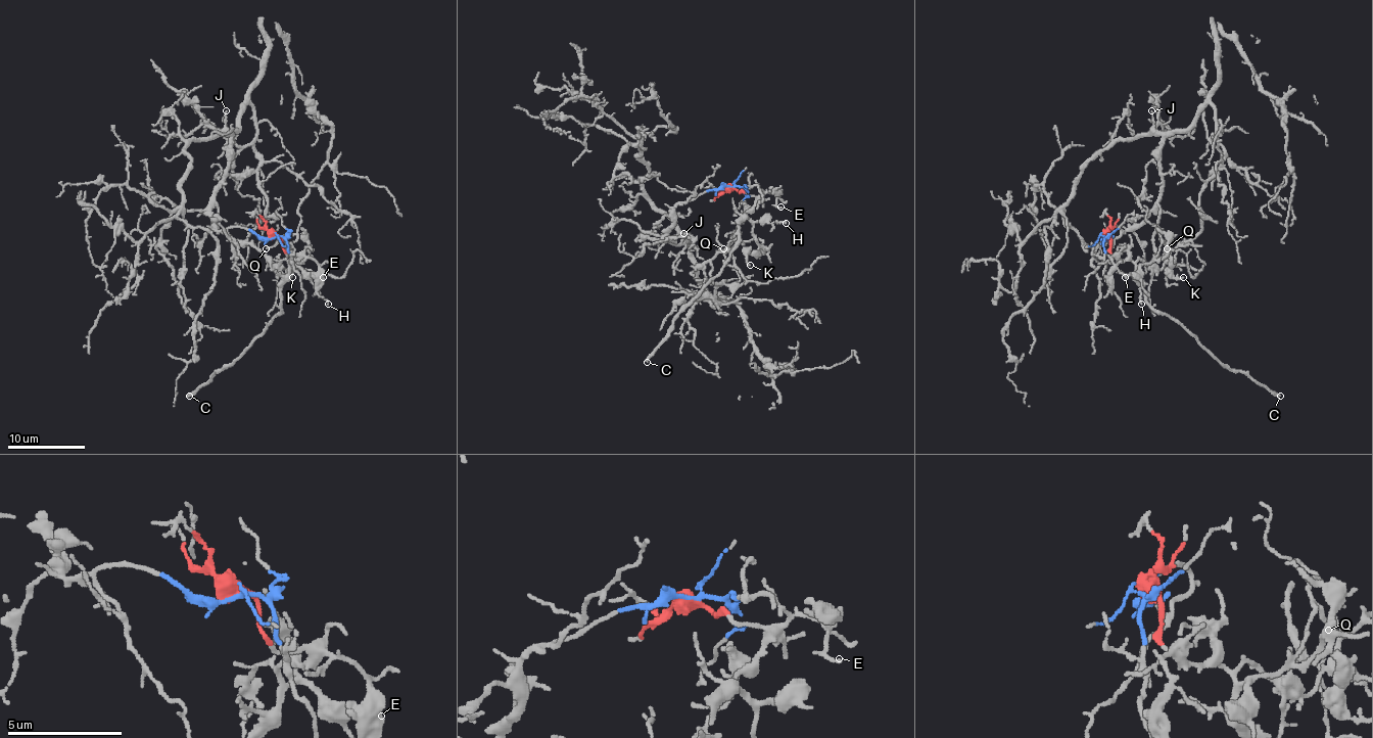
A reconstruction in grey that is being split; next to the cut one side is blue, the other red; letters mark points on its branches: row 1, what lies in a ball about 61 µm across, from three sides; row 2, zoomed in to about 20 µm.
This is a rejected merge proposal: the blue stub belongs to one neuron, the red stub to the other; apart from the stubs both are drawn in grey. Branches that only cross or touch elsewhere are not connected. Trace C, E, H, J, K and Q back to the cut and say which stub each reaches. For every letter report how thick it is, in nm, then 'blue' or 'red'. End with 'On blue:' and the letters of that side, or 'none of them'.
C: calibre 240 nm; red
E: calibre 150 nm; red
H: calibre 130 nm; red
J: calibre 100 nm; blue
K: calibre 180 nm; red
Q: calibre 150 nm; red
On blue: J

